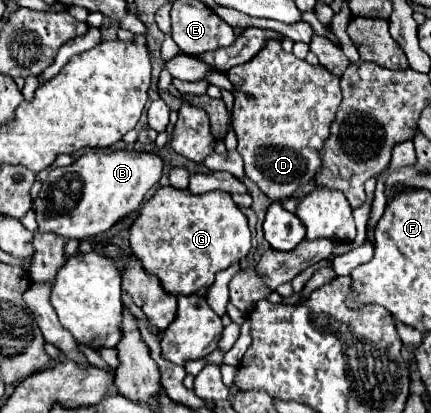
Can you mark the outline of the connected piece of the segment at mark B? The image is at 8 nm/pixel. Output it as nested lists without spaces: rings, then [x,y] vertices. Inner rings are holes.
[[[87,150],[65,168],[53,168],[33,200],[39,232],[51,232],[65,240],[85,240],[107,232],[123,216],[135,212],[145,194],[159,182],[163,160],[155,154],[127,150]]]

